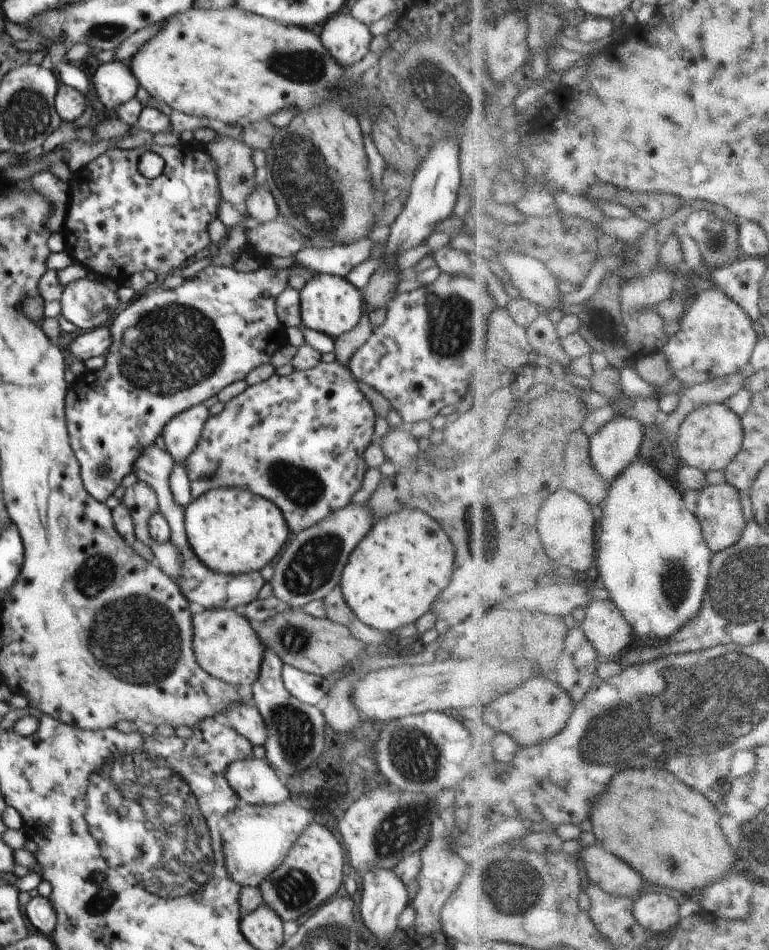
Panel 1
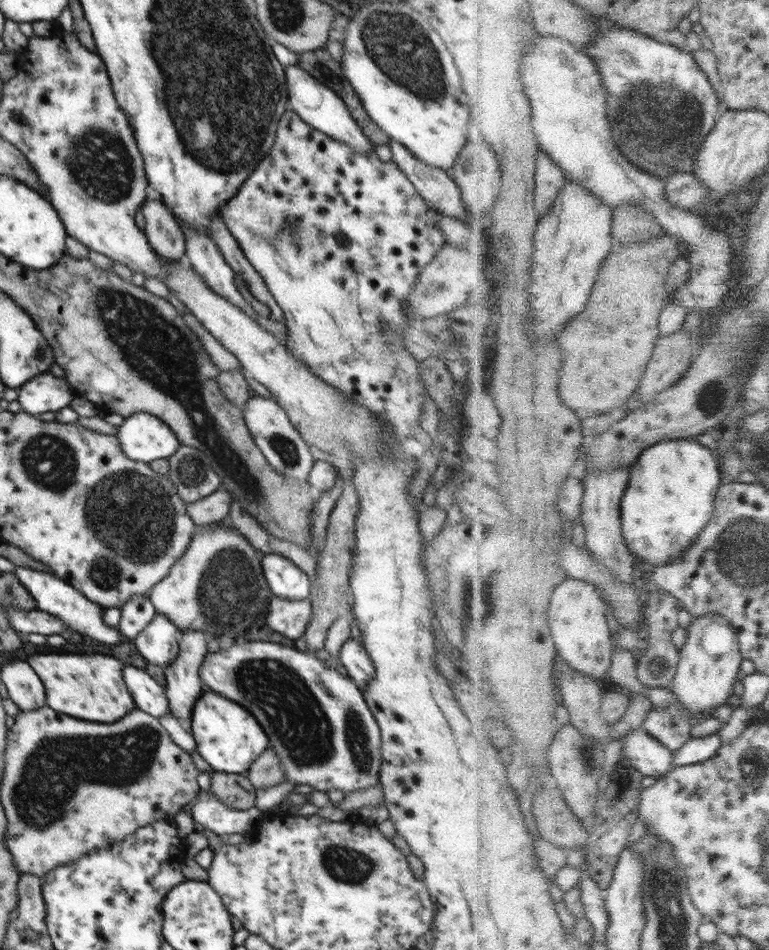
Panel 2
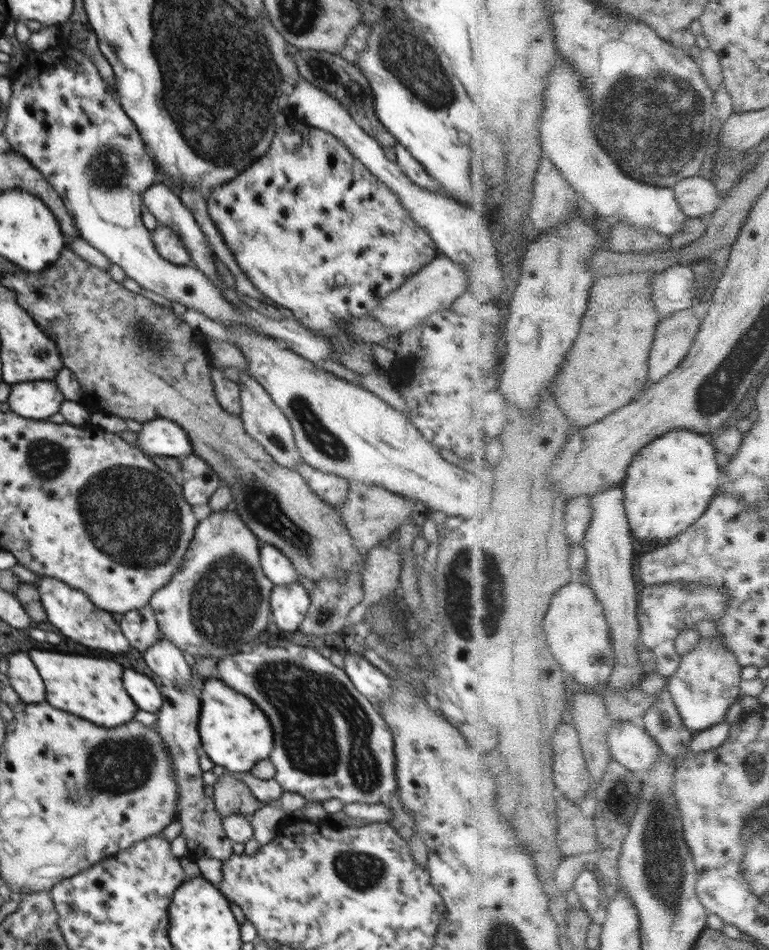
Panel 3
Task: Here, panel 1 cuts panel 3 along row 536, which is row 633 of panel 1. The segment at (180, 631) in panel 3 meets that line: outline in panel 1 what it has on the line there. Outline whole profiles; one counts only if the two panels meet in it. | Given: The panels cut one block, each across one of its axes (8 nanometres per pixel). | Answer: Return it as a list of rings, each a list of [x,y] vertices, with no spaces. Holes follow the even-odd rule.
[[[212,608],[192,618],[194,655],[202,670],[232,686],[250,686],[257,679],[264,660],[265,647],[252,629],[251,622],[234,609]]]

